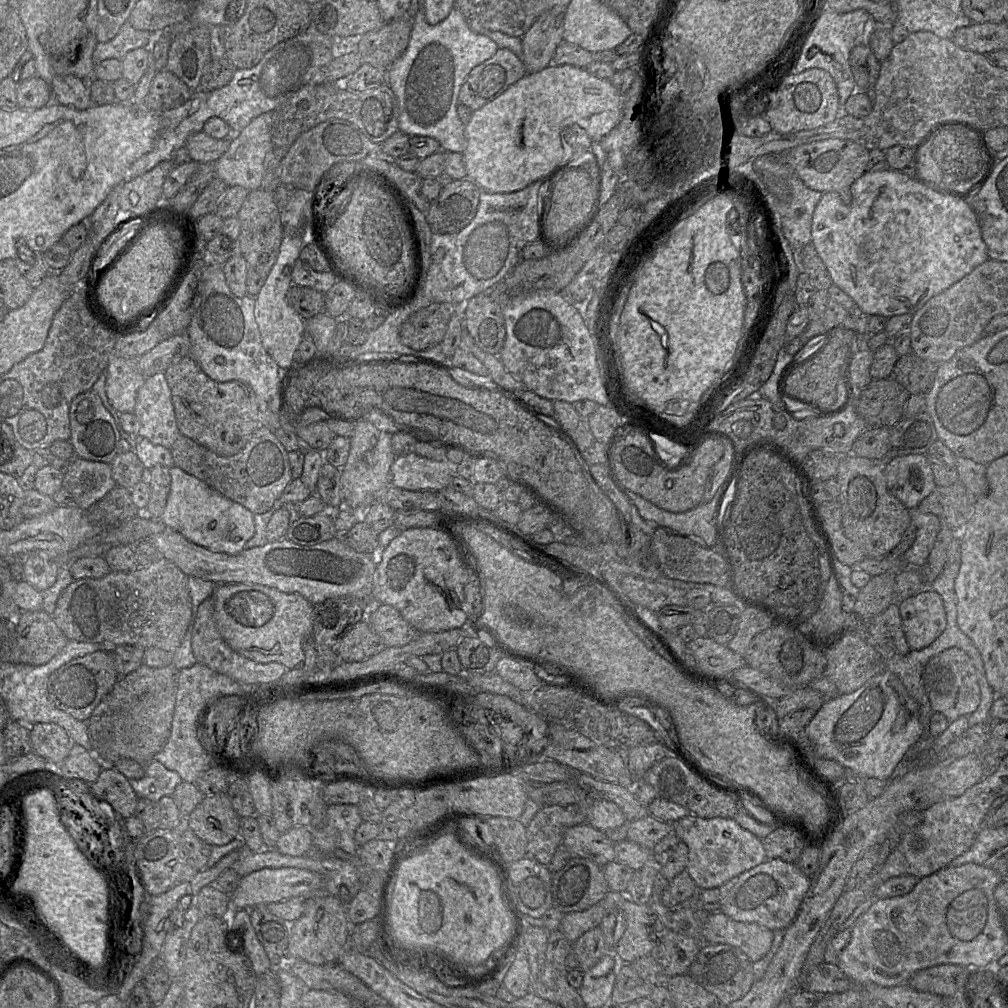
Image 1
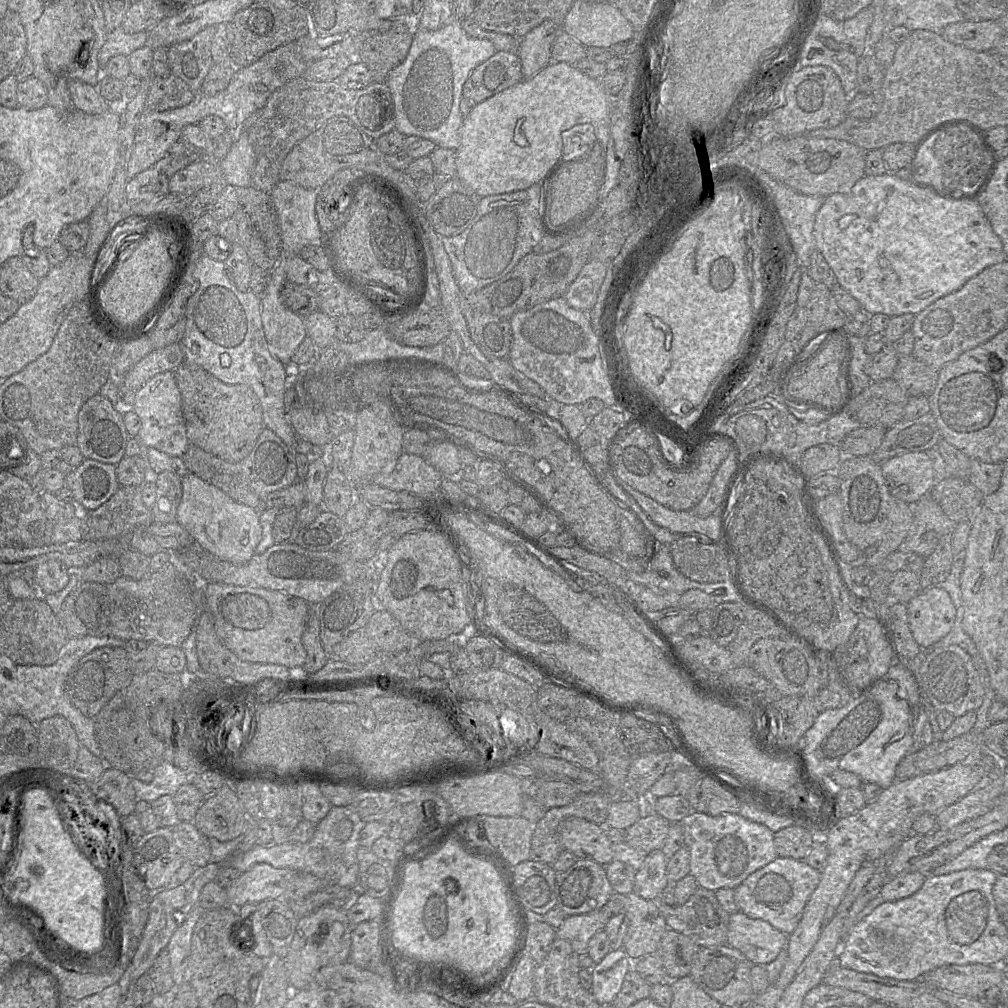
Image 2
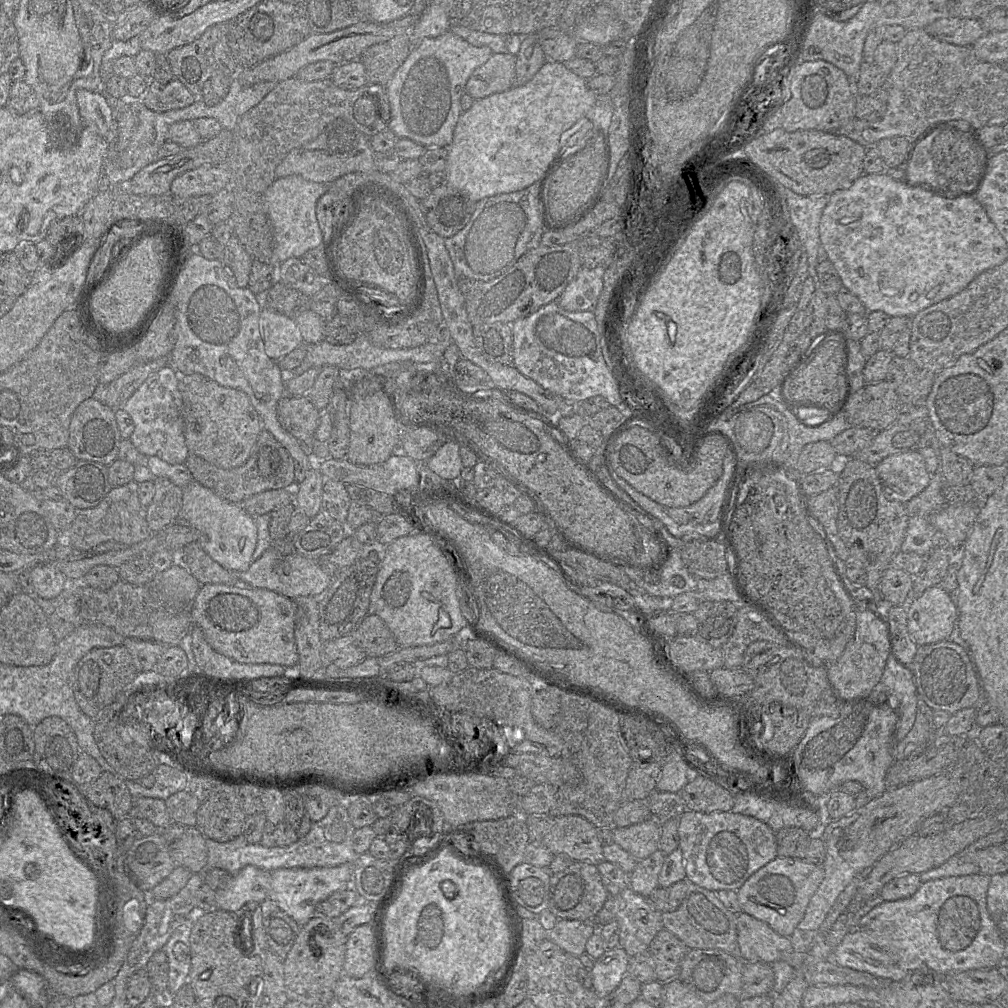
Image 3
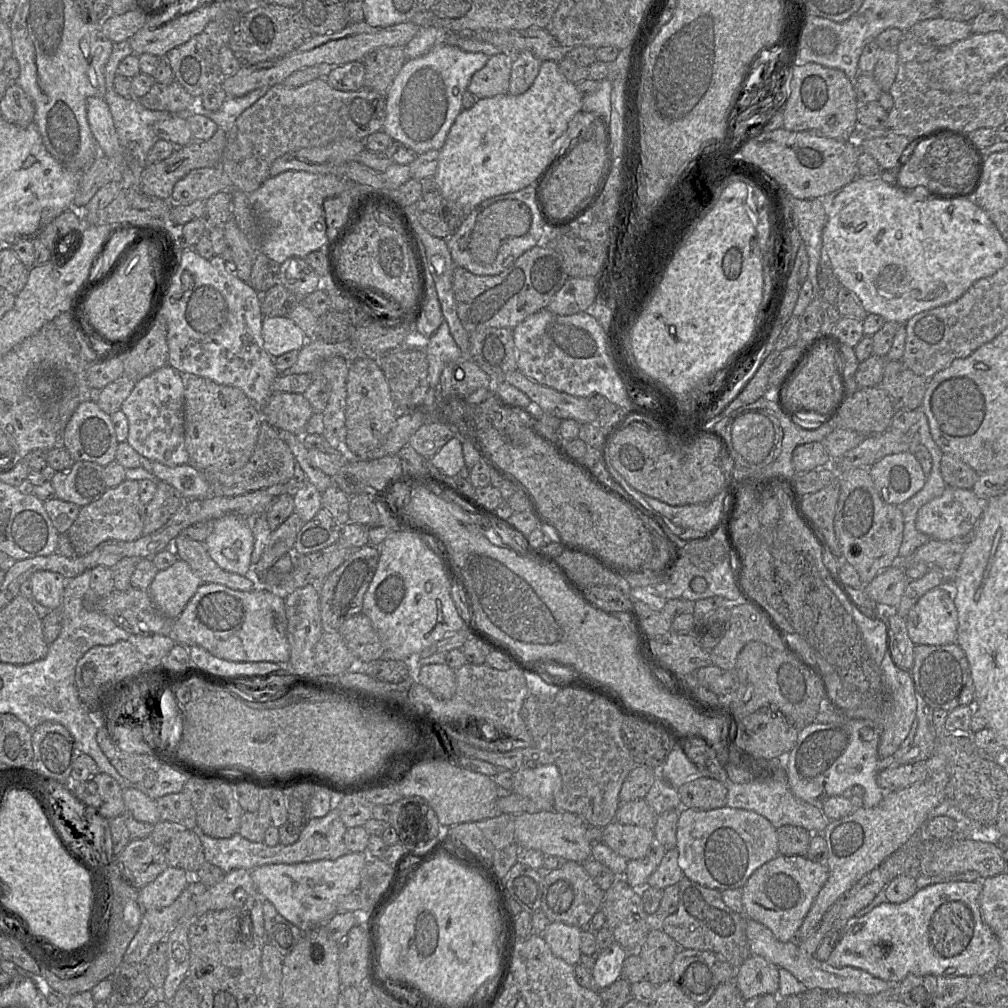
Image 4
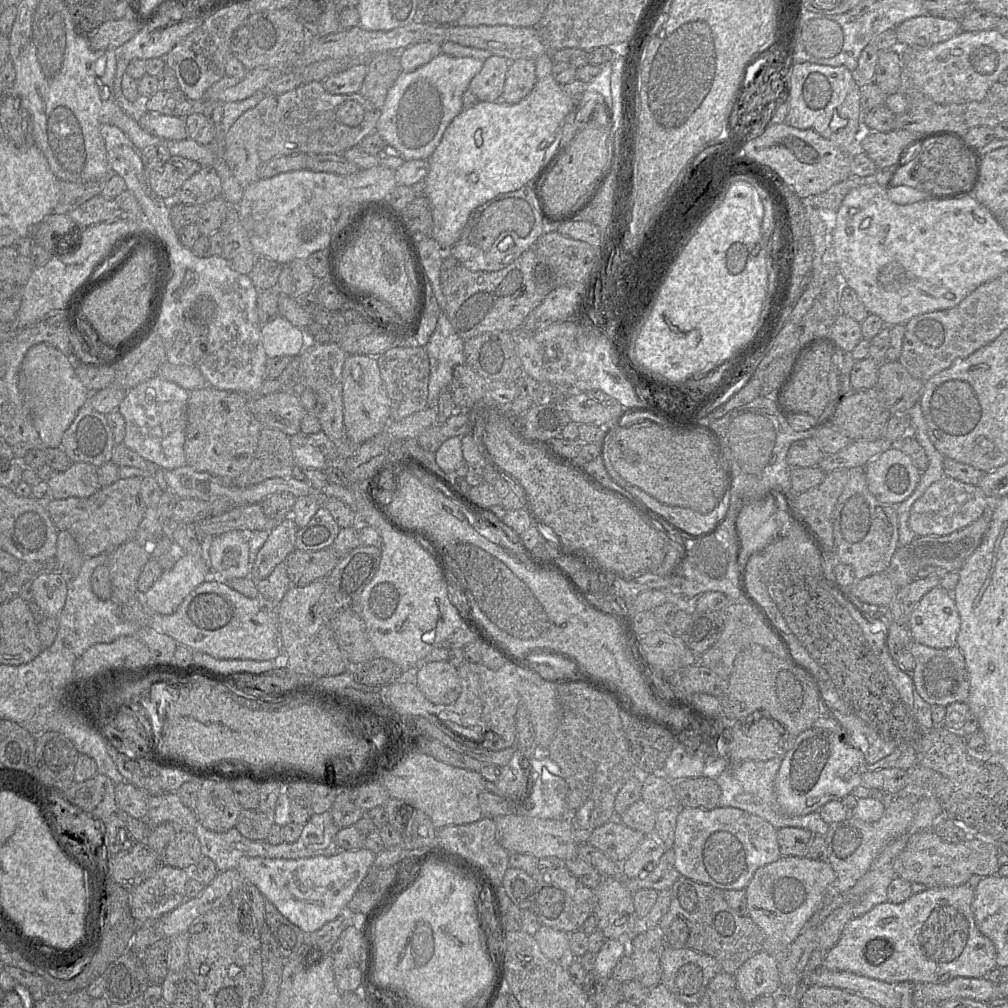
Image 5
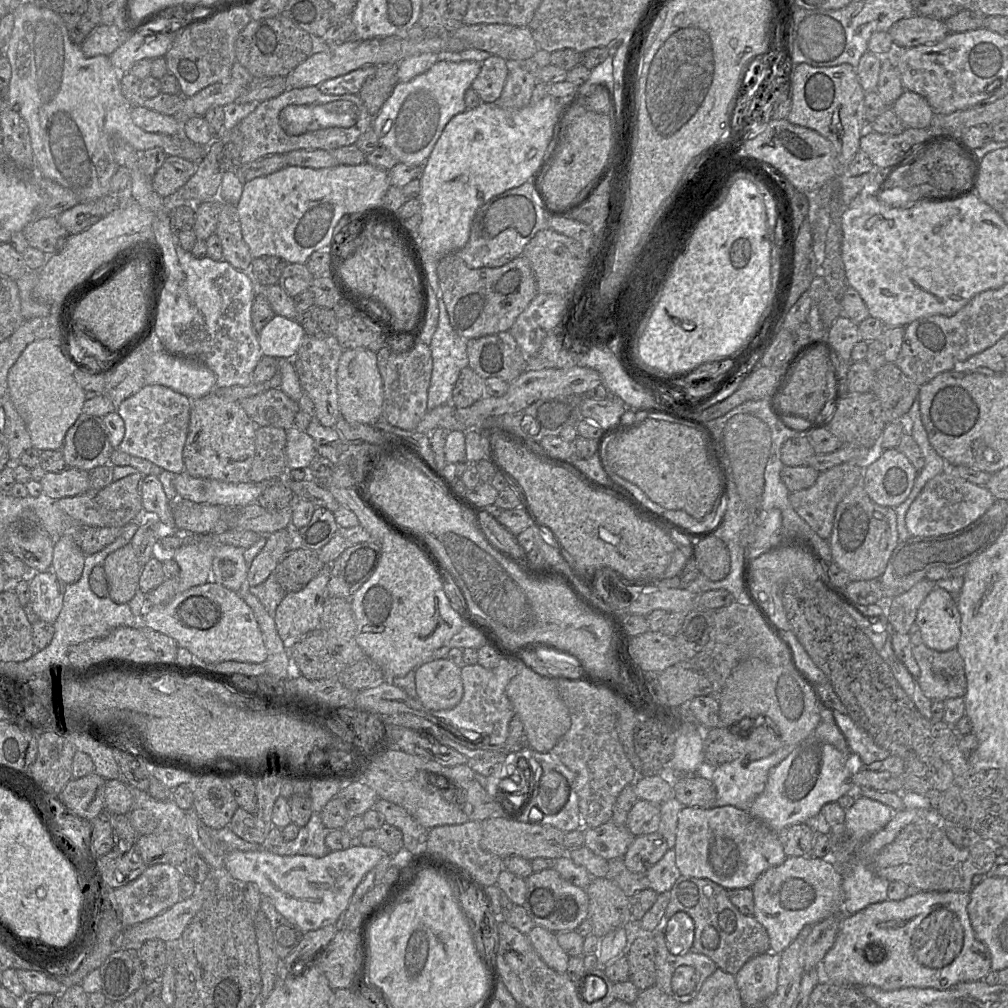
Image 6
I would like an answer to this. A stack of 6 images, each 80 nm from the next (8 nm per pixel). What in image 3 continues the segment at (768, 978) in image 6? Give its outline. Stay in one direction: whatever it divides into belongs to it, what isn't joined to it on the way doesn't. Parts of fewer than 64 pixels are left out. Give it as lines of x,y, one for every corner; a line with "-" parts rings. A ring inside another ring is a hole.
744,962
742,968
742,998
772,994
774,972
764,962

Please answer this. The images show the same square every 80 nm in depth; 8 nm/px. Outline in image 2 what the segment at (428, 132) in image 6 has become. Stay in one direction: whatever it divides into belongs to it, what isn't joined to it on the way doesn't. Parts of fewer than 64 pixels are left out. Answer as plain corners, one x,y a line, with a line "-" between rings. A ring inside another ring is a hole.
454,20
435,31
416,27
406,59
390,72
386,80
394,104
395,130
452,150
460,145
460,128
464,119
460,102
464,97
464,84
476,66
497,52
491,41
469,36
461,22

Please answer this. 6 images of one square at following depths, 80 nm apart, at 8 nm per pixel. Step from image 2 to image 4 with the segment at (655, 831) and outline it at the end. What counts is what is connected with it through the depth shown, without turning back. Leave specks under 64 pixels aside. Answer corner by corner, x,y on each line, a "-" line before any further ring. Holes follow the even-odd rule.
614,820
602,829
602,842
627,860
644,858
655,841
653,828
621,824

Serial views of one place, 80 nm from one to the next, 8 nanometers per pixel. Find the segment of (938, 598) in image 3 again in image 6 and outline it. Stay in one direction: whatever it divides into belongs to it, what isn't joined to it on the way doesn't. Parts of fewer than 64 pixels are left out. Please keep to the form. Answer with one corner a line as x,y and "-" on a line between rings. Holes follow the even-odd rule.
935,587
918,609
915,628
931,649
946,652
957,648
961,637
961,615
956,597

